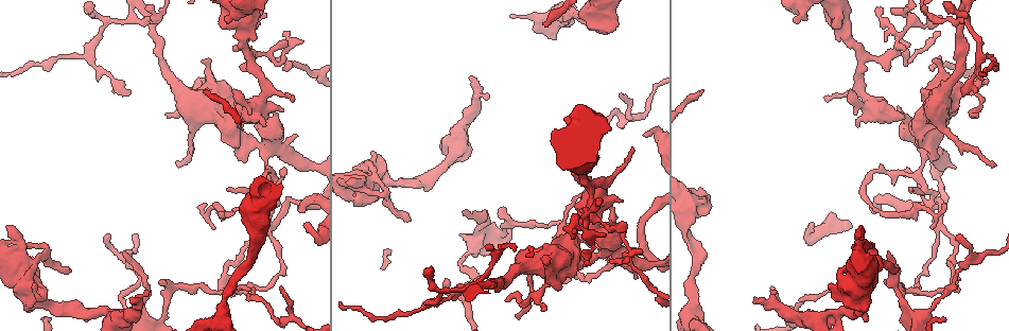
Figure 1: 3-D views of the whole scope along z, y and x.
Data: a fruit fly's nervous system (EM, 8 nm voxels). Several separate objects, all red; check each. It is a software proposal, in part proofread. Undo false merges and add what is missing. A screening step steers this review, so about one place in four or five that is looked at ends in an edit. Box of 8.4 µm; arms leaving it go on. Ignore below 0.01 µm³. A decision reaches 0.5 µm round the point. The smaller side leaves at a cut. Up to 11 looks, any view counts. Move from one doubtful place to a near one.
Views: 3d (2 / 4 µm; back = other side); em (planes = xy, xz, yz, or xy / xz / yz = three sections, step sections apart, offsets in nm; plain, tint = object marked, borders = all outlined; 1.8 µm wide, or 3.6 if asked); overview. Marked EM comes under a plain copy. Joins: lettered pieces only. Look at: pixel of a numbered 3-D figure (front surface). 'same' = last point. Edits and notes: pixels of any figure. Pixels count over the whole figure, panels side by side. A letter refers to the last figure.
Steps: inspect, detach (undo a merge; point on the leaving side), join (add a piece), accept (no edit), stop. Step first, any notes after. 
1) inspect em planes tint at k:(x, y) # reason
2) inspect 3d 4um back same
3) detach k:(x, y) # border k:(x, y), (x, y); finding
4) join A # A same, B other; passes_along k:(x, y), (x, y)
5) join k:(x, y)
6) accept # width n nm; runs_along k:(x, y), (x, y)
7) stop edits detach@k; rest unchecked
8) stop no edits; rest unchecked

inspect 3d 2um back at 1:(147, 18) # four or more arms meet

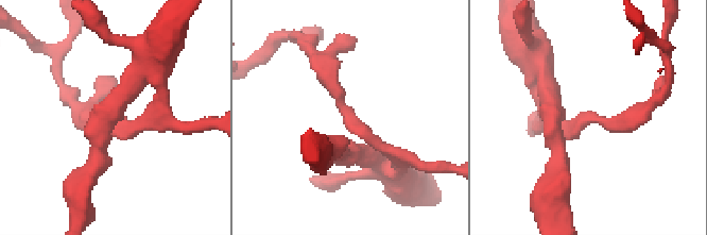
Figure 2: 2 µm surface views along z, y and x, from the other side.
inspect em xy step 4 tint at 2:(350, 149) # arms 4; shape alone is not enough

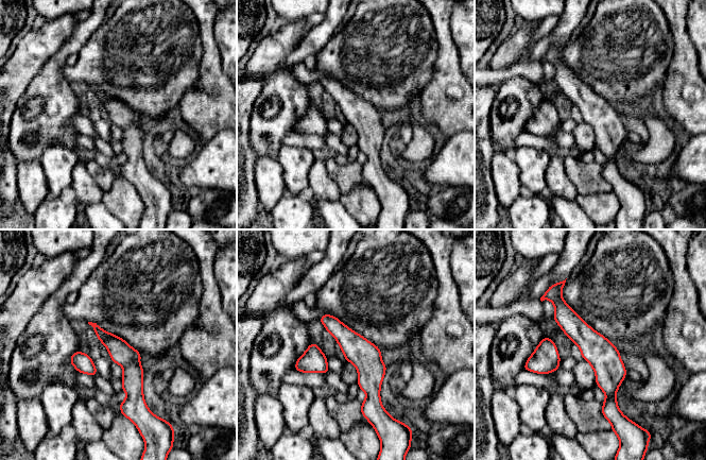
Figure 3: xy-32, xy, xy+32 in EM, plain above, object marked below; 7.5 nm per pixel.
inspect em xy step 4 borders same # see the neighbours

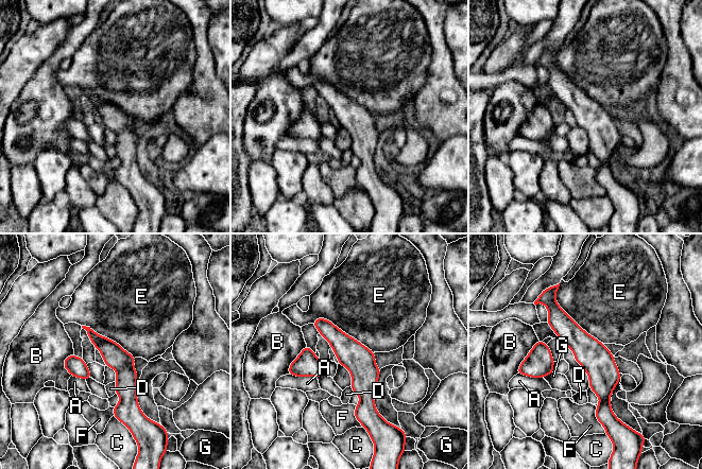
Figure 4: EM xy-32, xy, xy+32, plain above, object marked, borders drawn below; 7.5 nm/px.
accept # longest_contact E 550 nm; A other, B other, C other, D other, E other, F other, G other; runs_along 4:(552, 300), (603, 372), (599, 415); one cell here

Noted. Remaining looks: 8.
inspect 3d 2um at 1:(611, 263) # free end

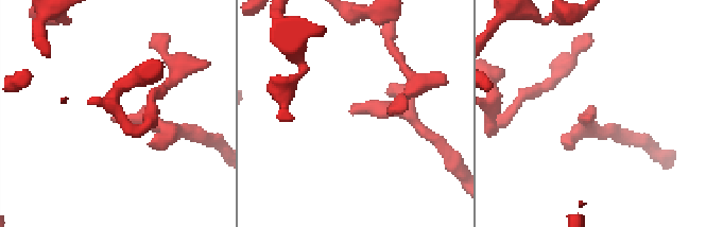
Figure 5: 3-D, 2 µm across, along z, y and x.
inspect em xz step 4 borders at 5:(350, 111) # shape alone is not enough

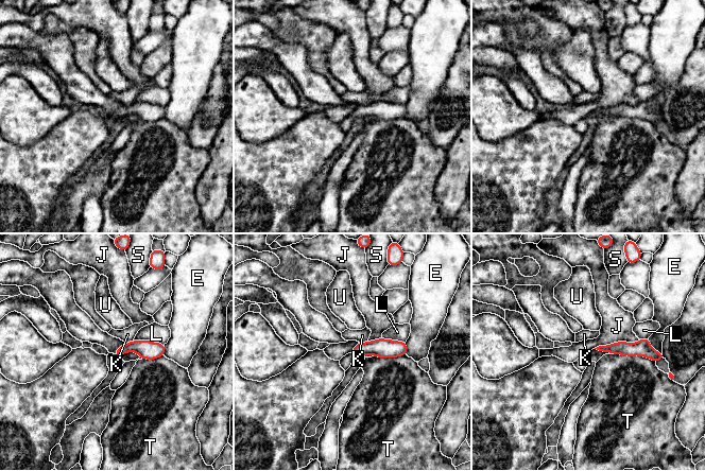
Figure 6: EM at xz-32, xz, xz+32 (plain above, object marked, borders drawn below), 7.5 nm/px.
inspect em planes borders same

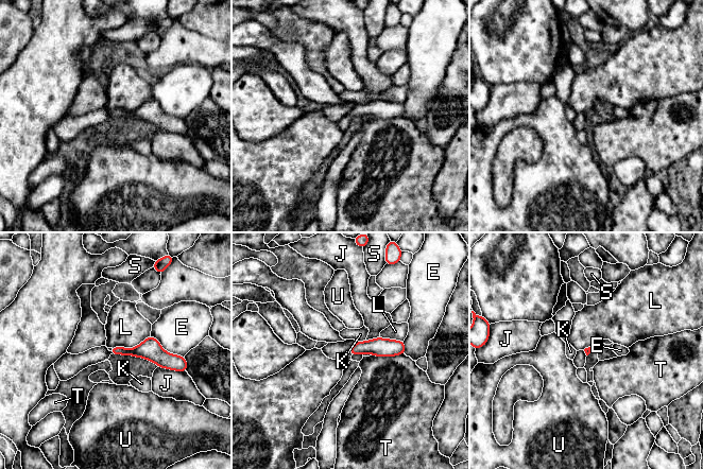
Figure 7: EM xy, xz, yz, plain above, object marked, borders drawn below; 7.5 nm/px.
accept # E other, J other, K other, L other, S other, T other, U other; border 7:(159, 366), (184, 371); none of them fits

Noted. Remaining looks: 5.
inspect 3d 4um at 1:(845, 25) # three-way junction

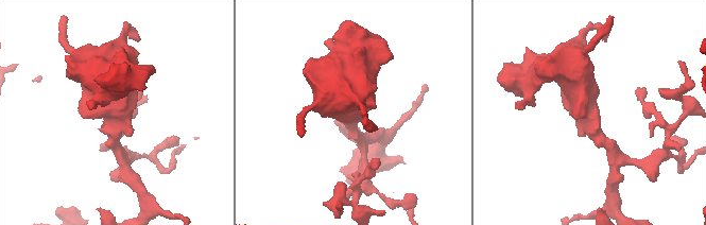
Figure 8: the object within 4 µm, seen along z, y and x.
inspect em 3.6um planes borders at 8:(591, 115) # shape alone is not enough

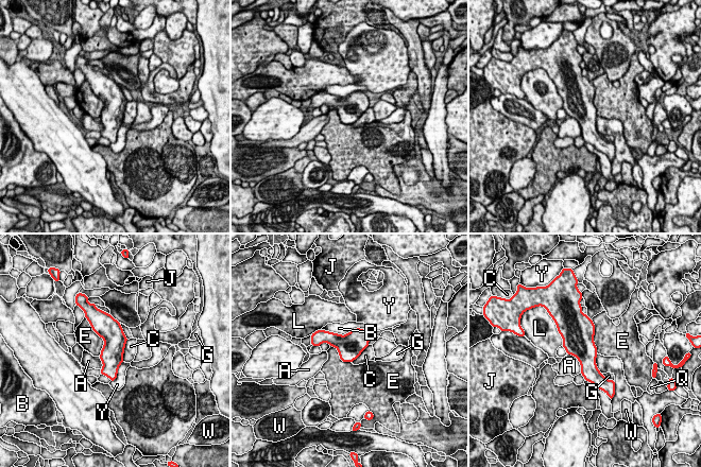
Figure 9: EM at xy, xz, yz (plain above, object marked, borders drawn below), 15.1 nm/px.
accept # A other, B other, C other, E other, G other, J other, L other, Q other, W other, Y other; one cell here

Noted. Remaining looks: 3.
inspect em xz step 8 tint at 1:(264, 146)

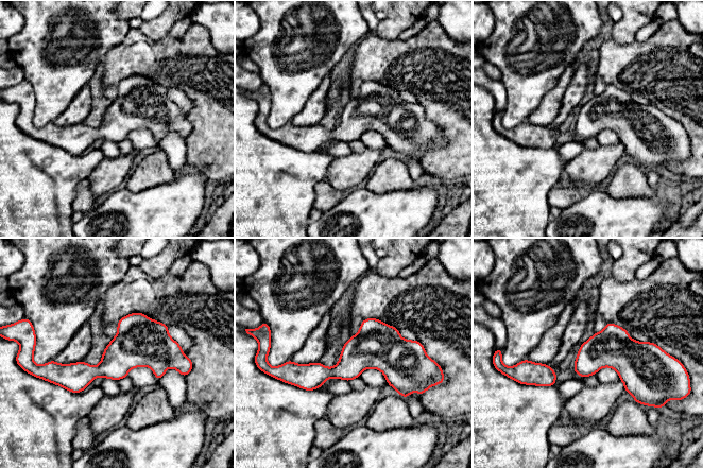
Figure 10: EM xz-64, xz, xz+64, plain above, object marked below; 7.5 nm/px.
inspect em planes borders same # another direction

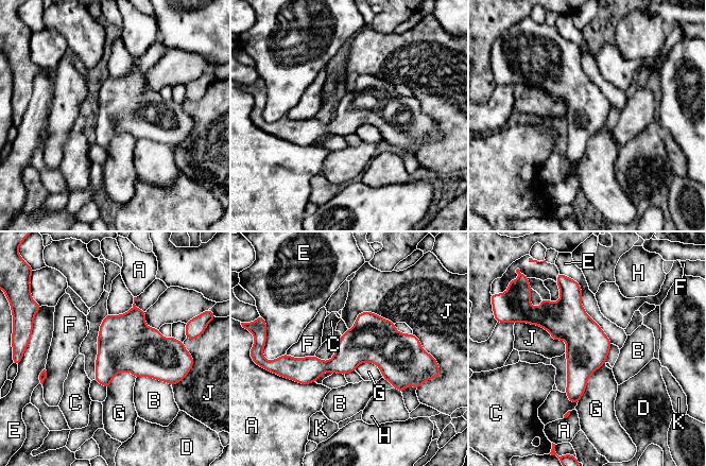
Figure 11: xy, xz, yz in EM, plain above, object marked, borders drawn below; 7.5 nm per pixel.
accept # width 320 nm; A other, B other, C other, D other, E other, F other, G other, H other, J other, K other; runs_along 11:(413, 345), (358, 345), (328, 366), (287, 362); one cell here

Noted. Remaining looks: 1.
inspect em planes borders at 1:(611, 266) # a fork

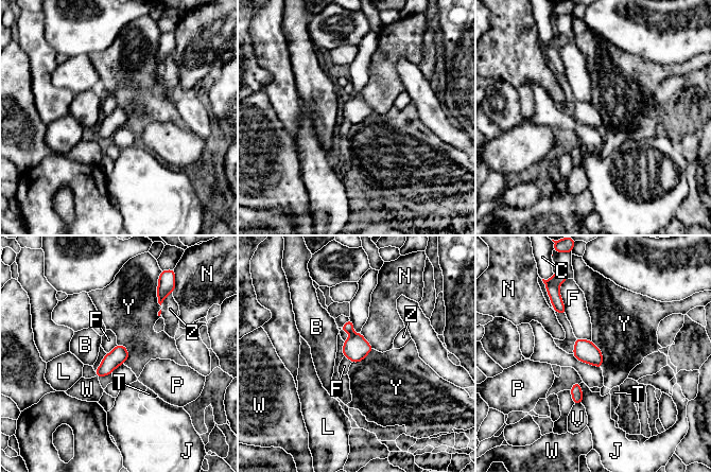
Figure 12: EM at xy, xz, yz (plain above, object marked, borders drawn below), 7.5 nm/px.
accept # width 120 nm; B other, C other, F other, J other, L other, N other, P other, T other, V other, W other, Y other, Z other; border 12:(592, 340), (602, 354), (602, 368); all the same cell

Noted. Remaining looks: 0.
stop no edits; rest unchecked

